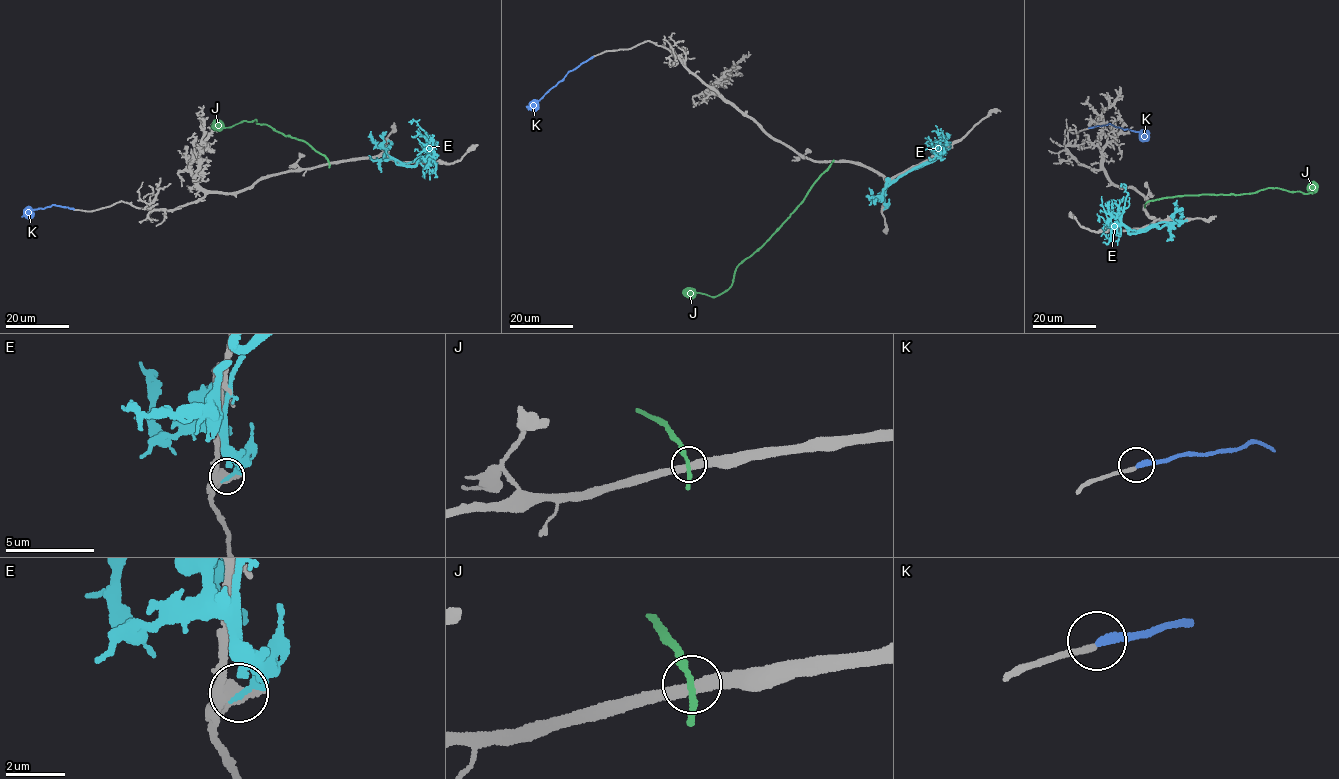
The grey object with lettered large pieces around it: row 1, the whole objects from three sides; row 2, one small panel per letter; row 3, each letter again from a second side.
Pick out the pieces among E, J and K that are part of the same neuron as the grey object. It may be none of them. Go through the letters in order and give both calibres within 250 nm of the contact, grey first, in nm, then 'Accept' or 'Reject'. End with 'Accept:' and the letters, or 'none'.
E: Thickness 480 nm (grey) against 280 nm. Reject
J: Thickness 400 nm (grey) against 200 nm. Reject
K: Thickness 200 nm (grey) against 340 nm. Reject
Accept: none

